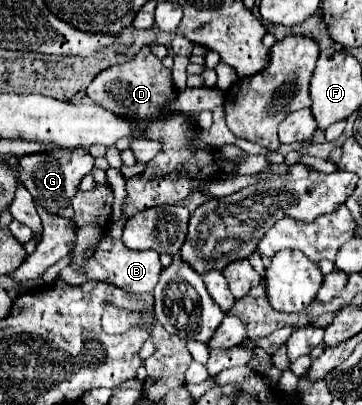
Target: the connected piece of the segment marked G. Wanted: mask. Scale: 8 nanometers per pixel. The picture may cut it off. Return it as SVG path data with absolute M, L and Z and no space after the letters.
M54 148L36 154L24 154L20 158L20 168L28 192L52 214L58 214L58 208L70 206L72 196L78 192L80 180L94 168L94 158L86 148Z

